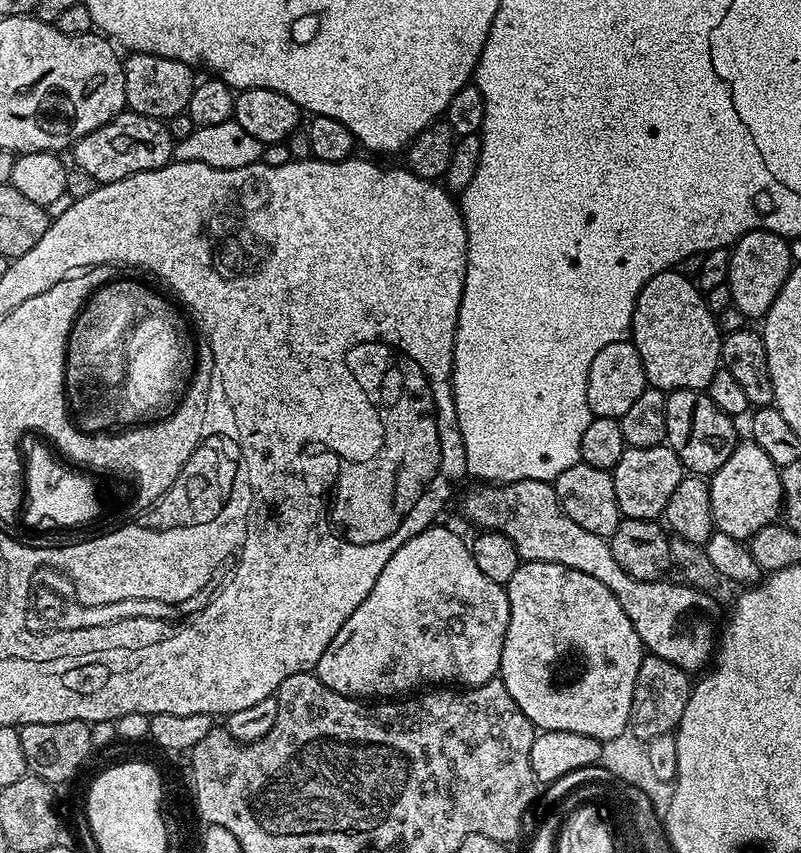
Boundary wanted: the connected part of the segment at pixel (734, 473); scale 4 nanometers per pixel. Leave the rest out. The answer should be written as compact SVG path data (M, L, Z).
M750 438L737 443L736 449L718 466L718 470L711 473L708 485L710 496L710 510L712 511L712 522L715 531L722 534L730 534L730 538L746 542L762 526L773 523L781 515L784 495L782 494L782 482L780 481L780 469L774 462L770 462L770 457Z

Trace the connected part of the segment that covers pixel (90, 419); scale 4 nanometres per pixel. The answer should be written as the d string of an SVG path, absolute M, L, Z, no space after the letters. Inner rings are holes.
M113 278L92 293L72 324L64 355L64 395L75 423L88 432L104 432L107 428L128 430L124 428L131 424L151 425L167 417L184 399L186 385L193 373L184 365L190 336L183 329L183 322L176 320L170 306L162 306L158 298L144 294L146 290L140 290L140 283L136 278Z

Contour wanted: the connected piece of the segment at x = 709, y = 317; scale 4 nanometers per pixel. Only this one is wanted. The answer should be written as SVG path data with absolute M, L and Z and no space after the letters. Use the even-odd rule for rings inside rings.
M675 270L659 272L642 286L636 299L634 314L632 315L632 335L630 343L636 347L642 358L645 381L651 387L659 388L665 393L674 390L707 389L710 378L714 378L716 369L721 367L720 341L722 333L716 325L716 317L706 306L704 293L696 287L689 277L683 276Z

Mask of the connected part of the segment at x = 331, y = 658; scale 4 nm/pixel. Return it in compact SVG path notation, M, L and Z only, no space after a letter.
M440 527L422 530L410 538L410 542L394 550L394 558L390 558L382 574L378 574L378 582L374 582L374 590L366 594L366 602L362 602L362 606L346 618L342 630L334 634L330 646L326 646L326 654L322 654L314 669L316 677L330 686L330 690L353 698L392 698L425 686L476 688L487 680L497 679L506 626L510 622L508 593L505 585L490 582L490 578L478 570L467 539Z

